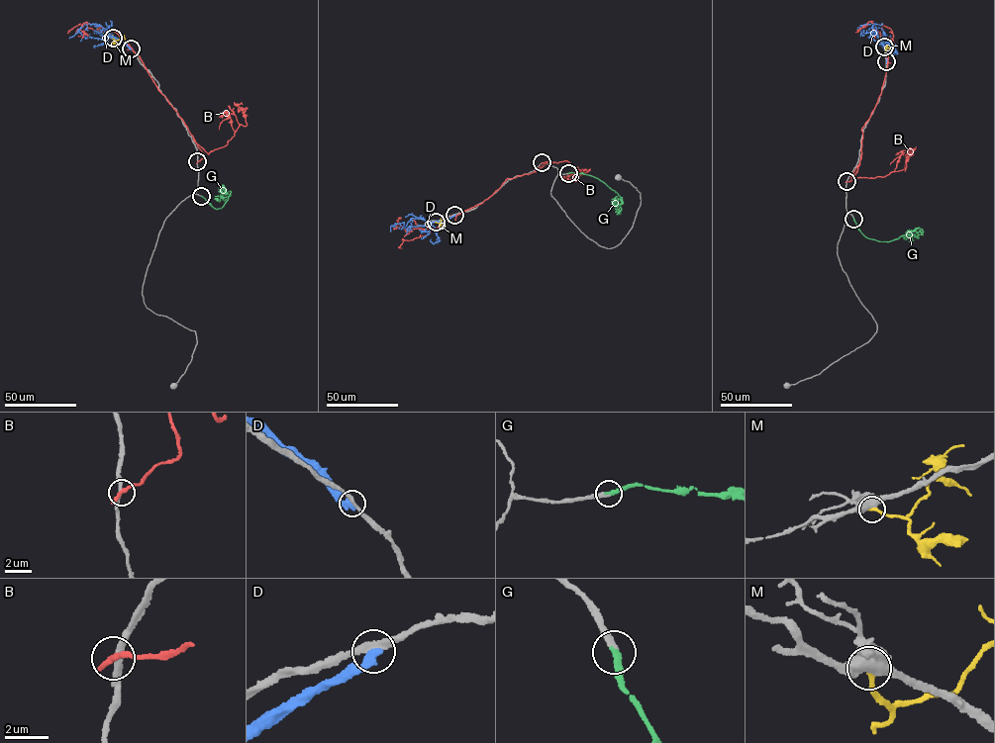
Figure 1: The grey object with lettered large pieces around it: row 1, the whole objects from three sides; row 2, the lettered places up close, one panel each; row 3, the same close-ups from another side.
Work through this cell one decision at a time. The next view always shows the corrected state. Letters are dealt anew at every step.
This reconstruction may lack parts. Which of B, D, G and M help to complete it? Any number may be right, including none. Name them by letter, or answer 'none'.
G

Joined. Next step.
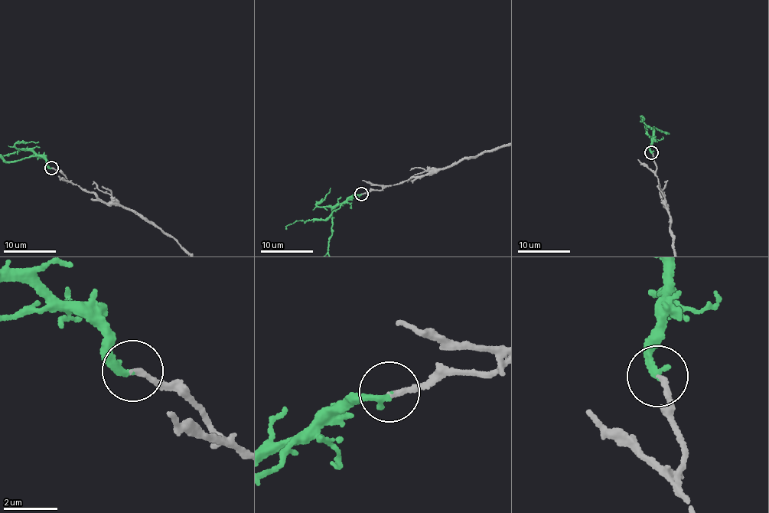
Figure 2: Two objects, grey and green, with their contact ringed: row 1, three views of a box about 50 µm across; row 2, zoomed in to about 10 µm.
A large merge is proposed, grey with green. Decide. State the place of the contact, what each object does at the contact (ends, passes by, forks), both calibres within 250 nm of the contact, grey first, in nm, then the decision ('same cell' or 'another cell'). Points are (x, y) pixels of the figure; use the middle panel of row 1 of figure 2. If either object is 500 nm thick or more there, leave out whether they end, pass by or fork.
place (361, 194); grey ends; green ends; calibres 200 and 240 nm; same cell

